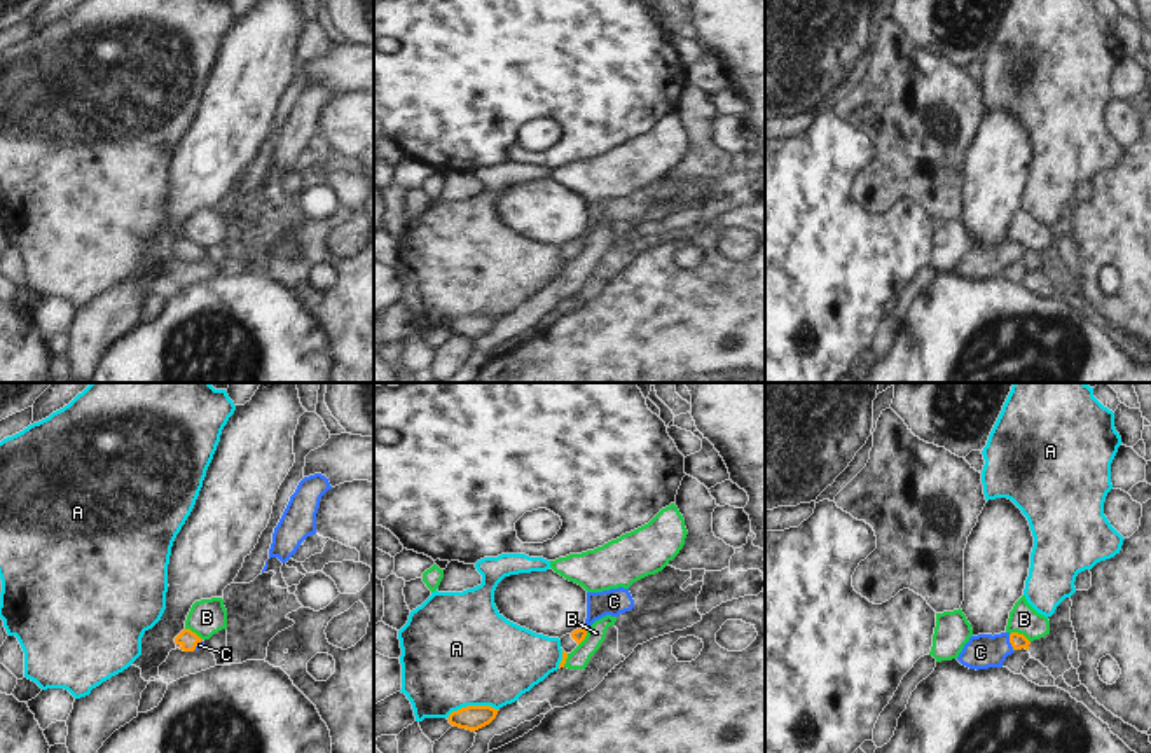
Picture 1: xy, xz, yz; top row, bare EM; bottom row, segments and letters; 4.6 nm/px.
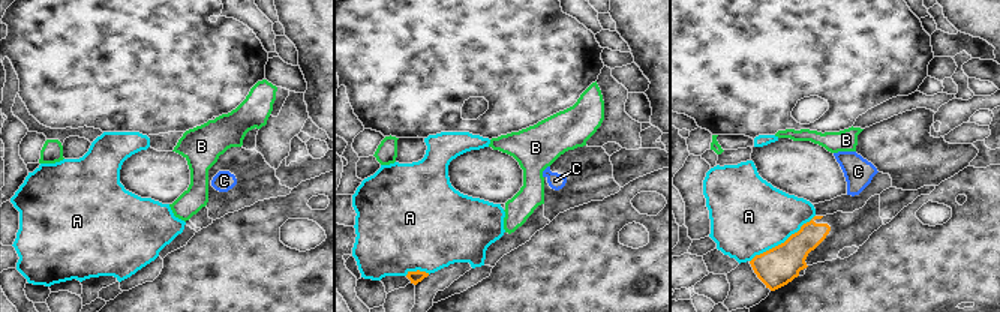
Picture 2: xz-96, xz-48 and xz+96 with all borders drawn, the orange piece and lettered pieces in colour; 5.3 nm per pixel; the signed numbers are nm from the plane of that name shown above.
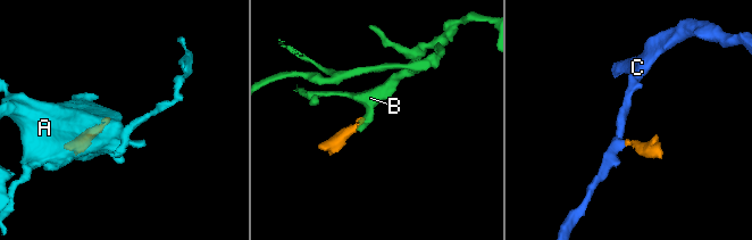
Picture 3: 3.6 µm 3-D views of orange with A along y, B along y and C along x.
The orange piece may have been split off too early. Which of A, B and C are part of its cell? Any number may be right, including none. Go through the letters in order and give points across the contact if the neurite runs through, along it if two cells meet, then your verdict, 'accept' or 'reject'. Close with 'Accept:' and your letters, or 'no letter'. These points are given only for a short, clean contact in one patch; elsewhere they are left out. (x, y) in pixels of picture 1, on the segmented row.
A: reject
B: border along yz (1010, 633), (1020, 633), (1029, 642); reject
C: runs through yz (1019, 642), (1010, 642), (980, 652); accept
Accept: C

